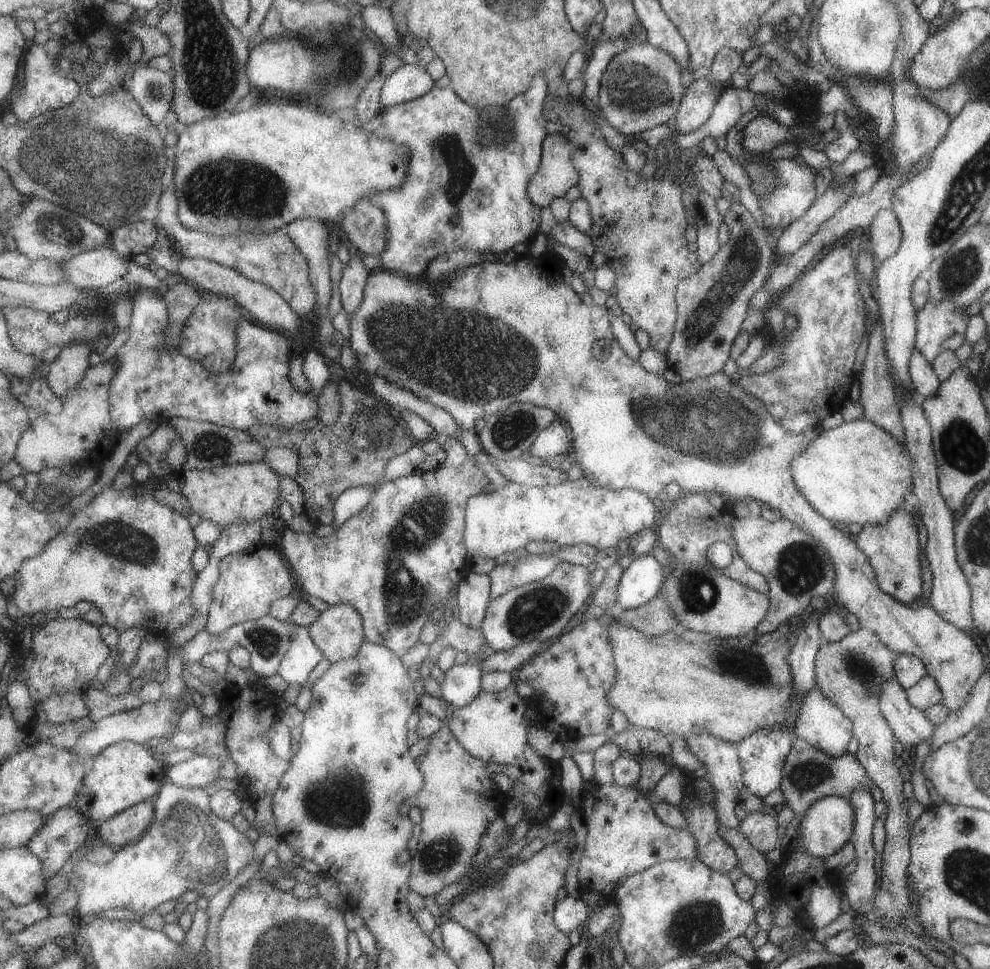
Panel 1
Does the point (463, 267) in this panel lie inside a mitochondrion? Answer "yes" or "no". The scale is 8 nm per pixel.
no

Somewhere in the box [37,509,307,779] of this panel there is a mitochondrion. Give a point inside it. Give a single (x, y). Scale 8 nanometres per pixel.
(113, 538)

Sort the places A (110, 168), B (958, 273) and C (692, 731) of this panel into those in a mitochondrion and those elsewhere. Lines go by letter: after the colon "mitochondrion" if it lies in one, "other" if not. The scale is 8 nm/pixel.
A: mitochondrion
B: mitochondrion
C: other

